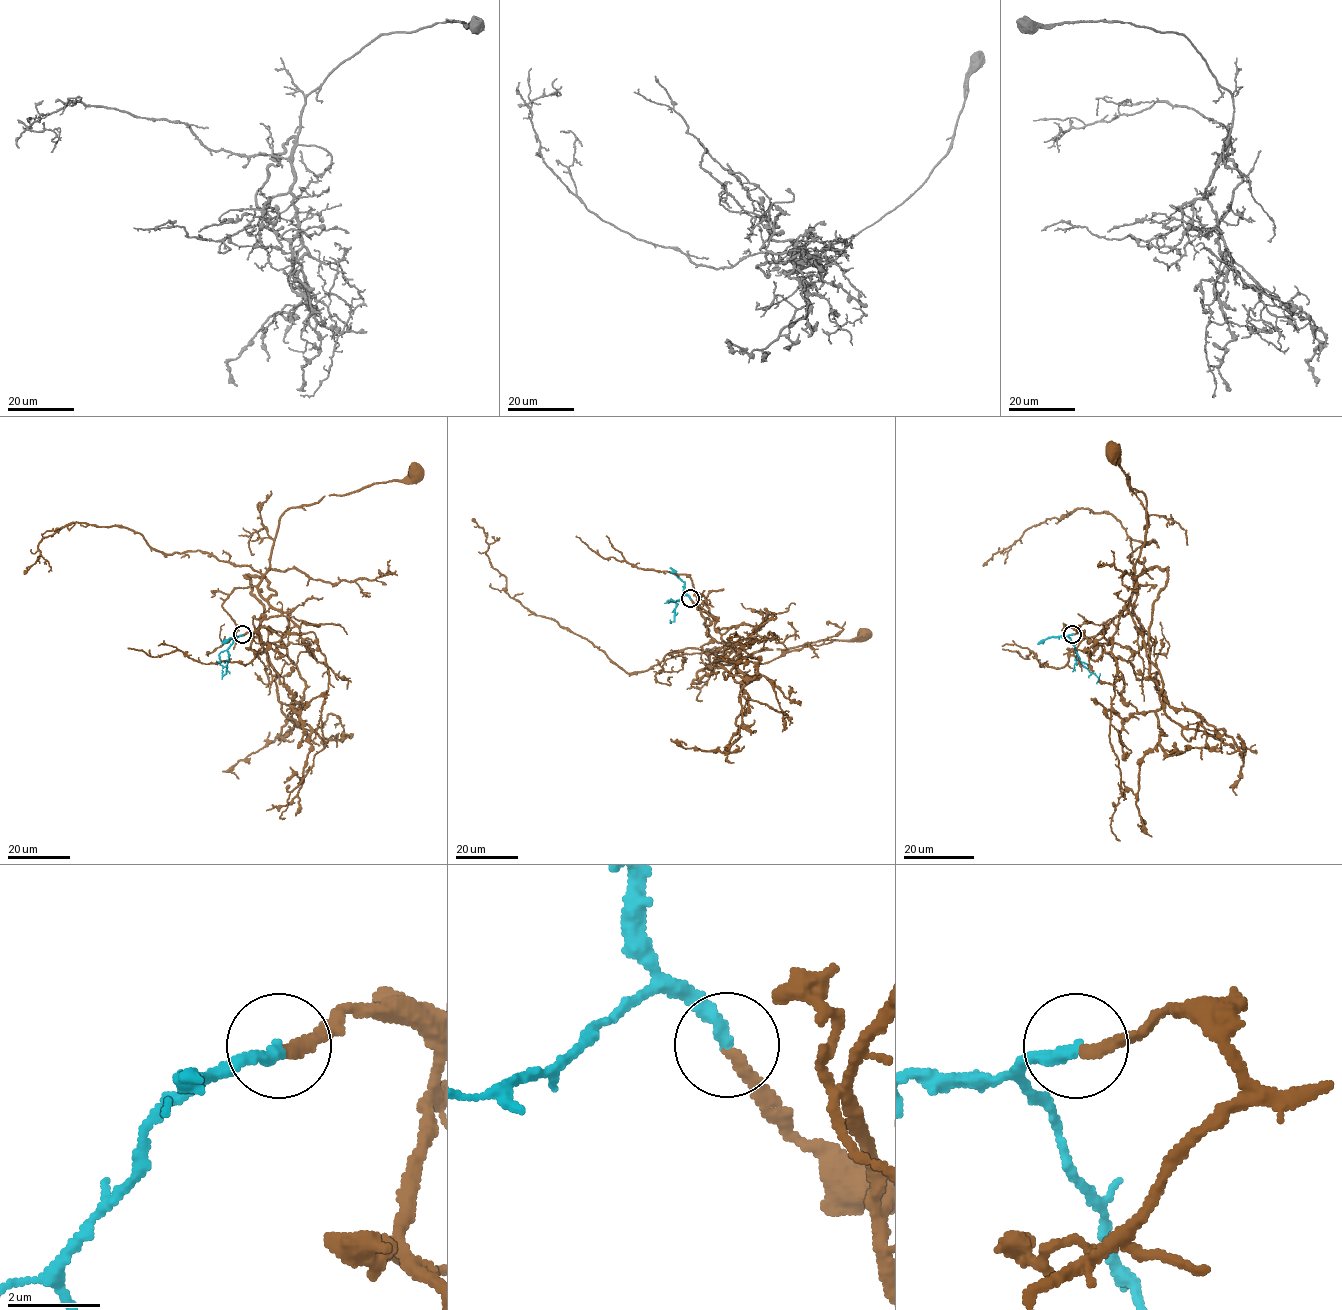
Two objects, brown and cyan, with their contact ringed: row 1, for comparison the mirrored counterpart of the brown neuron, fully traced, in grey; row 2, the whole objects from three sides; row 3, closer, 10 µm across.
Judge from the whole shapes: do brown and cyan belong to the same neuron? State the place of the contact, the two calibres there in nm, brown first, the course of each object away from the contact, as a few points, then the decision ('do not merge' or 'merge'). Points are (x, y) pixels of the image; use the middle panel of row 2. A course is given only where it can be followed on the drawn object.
(690, 598) | 260/280 nm | brown via (690, 599), (708, 633), (729, 644), (706, 653), (721, 664), (821, 640), (856, 640), (862, 633) | cyan via (690, 598), (684, 595), (675, 601), (674, 620), (670, 622) | merge

